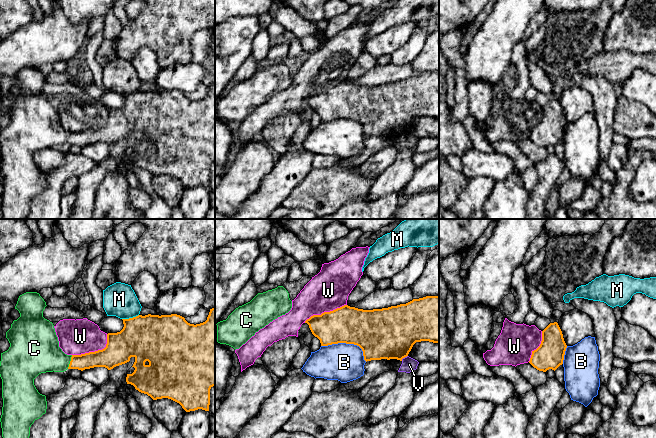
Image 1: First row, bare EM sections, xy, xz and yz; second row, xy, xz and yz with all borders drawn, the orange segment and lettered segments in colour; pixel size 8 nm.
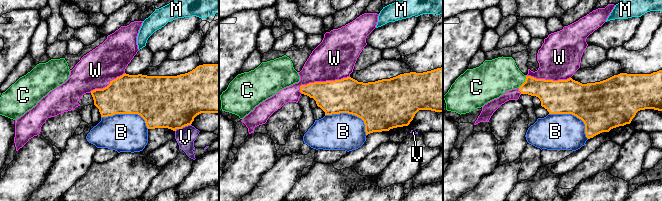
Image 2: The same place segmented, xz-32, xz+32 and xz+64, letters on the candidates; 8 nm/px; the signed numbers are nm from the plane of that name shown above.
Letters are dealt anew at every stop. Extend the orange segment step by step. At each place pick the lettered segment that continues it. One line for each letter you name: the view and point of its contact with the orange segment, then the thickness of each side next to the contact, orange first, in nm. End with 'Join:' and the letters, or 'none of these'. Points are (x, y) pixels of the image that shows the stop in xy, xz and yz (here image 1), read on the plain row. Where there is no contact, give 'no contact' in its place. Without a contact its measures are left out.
C: meets orange in xy at (70, 138); 140 nm thick on the orange side, 300 nm on the other
Join: C

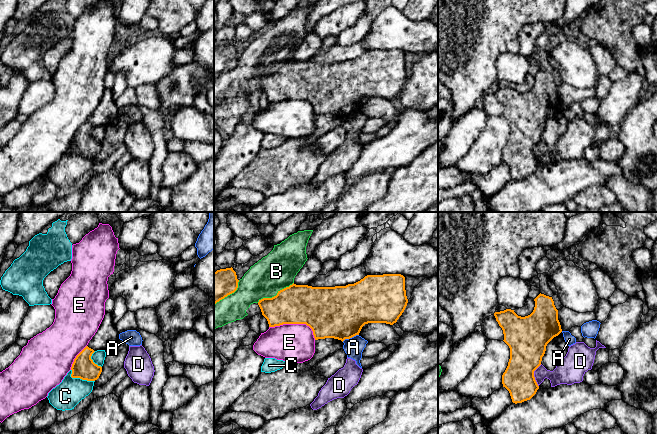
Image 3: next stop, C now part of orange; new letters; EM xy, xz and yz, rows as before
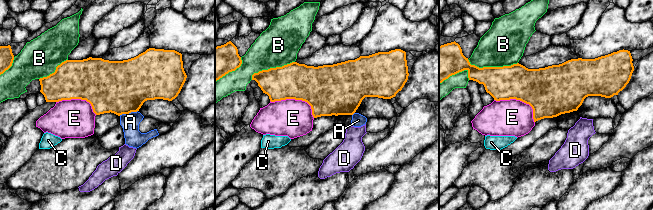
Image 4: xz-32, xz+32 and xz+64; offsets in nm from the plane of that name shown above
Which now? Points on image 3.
Join: none of these

